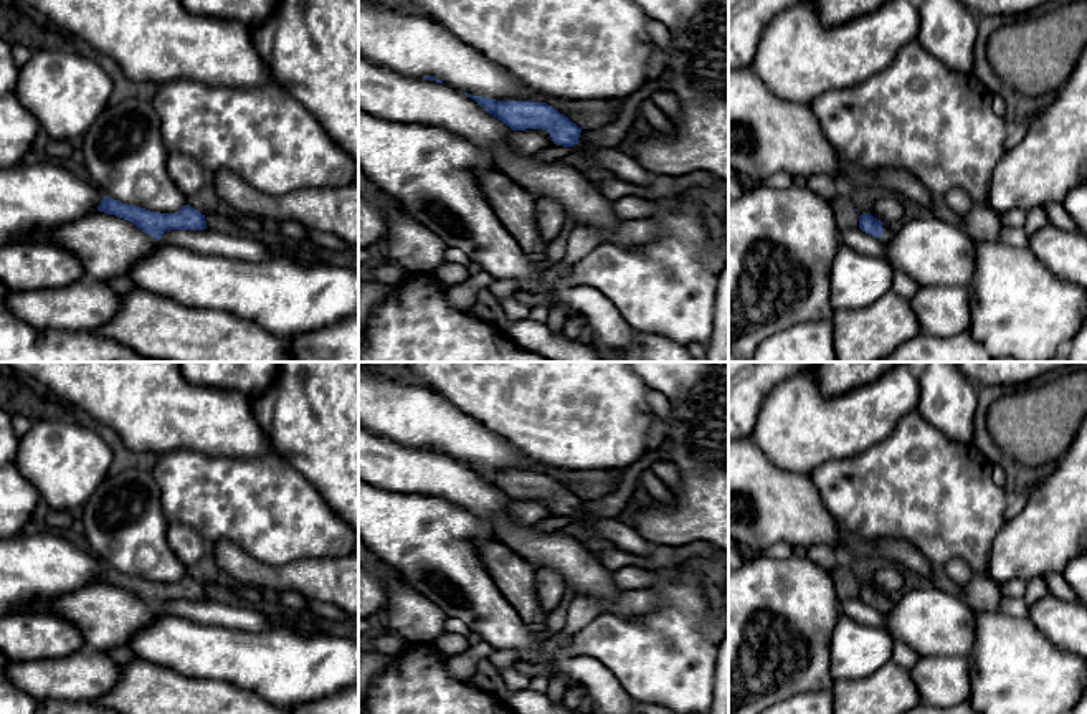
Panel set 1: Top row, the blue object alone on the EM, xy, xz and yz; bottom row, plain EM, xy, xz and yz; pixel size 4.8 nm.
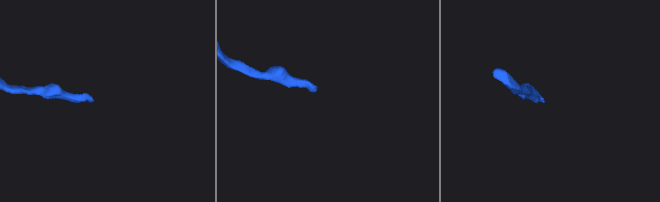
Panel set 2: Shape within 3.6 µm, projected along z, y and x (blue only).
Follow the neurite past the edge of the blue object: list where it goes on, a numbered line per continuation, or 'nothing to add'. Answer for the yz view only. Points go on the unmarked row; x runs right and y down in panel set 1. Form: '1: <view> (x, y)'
1: yz (886, 609)

